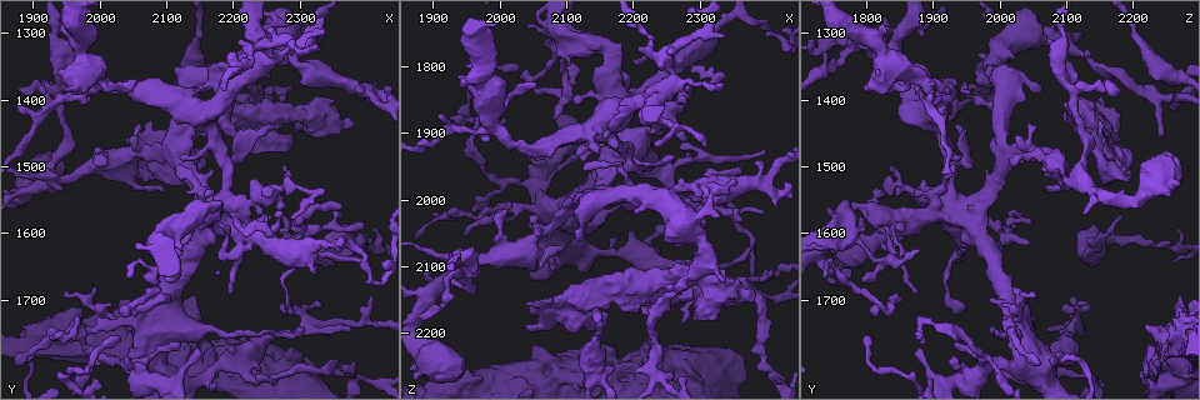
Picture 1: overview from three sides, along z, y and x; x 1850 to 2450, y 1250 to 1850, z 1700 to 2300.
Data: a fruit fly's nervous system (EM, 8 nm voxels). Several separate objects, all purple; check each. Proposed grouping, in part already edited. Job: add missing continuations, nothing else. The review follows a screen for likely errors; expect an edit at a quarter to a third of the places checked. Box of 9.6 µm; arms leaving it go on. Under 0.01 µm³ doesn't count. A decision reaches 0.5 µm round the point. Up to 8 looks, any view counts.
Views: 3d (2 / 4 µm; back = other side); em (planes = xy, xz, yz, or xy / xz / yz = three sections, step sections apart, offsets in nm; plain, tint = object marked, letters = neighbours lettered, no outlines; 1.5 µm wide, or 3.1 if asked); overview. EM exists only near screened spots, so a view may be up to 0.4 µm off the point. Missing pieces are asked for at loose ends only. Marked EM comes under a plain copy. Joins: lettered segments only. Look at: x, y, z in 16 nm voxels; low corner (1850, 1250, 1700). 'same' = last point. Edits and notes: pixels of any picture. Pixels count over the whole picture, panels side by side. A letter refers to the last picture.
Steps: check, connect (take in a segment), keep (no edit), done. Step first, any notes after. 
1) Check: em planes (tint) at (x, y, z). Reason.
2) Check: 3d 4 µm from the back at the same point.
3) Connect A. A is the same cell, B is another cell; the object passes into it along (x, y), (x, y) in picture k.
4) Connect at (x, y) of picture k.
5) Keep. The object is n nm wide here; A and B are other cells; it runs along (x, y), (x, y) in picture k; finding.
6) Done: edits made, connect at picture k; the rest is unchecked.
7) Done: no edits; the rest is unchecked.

Check: 3d 2 µm from the back at (2325, 1705, 2120). Tapers out.

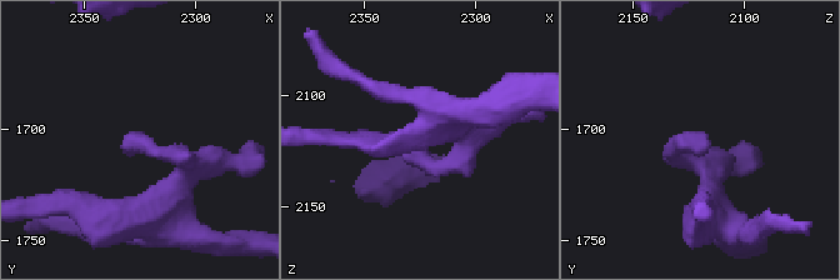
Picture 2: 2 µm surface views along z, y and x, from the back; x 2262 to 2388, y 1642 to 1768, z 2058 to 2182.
Check: em planes (tint) at (2328, 1704, 2116).

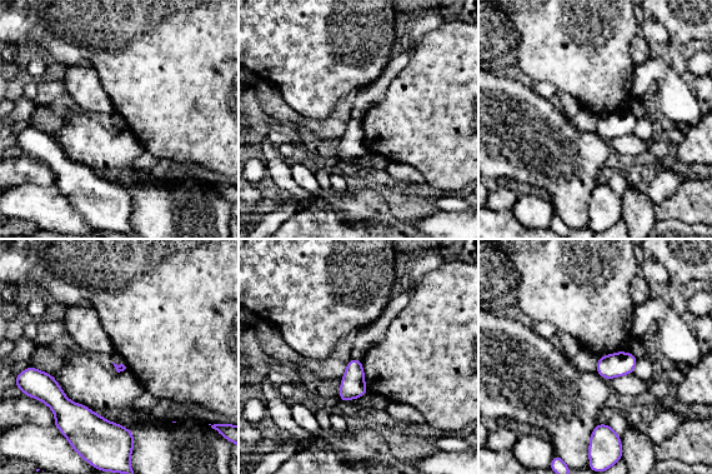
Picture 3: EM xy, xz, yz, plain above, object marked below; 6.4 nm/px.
Check: em planes (letters) at the same point.

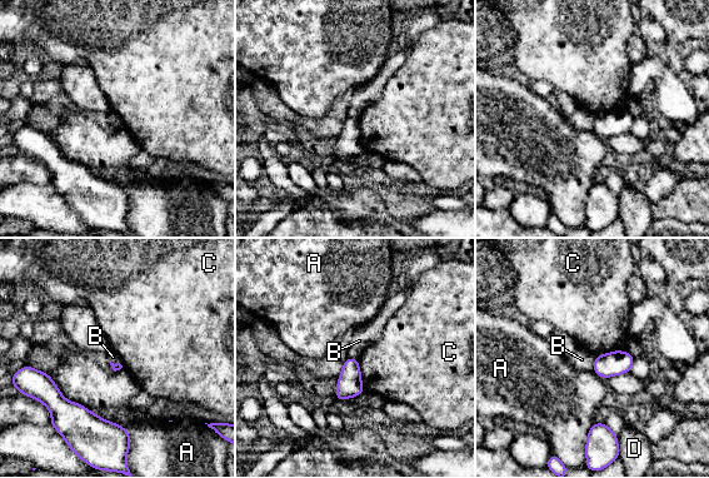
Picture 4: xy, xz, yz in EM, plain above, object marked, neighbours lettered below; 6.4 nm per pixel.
Keep. A, B, C and D are other cells; a border runs along (597, 357), (592, 369) in picture 4; no lettered segment goes on from it.

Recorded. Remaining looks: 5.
Check: em planes (letters) at (2340, 1305, 2120). An open end.

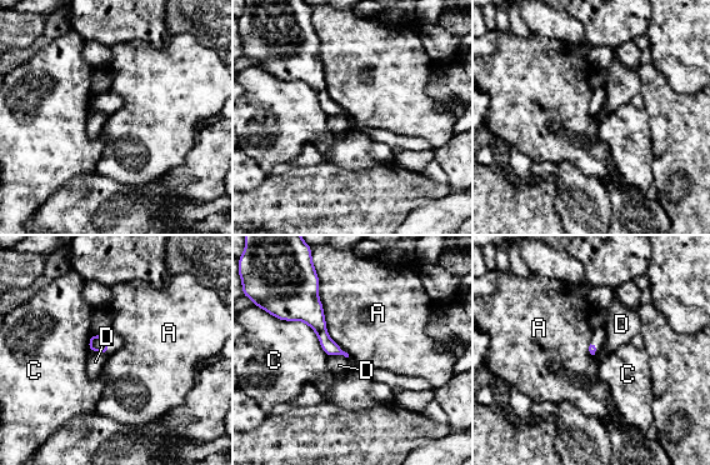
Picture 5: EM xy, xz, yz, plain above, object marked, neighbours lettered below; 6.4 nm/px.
Keep. A, C and D are other cells; a border runs along (316, 276), (325, 330), (349, 355) in picture 5; none of them fits.

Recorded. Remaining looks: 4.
Check: em xy step 4 (tint) at (2000, 1500, 2025). An open end.

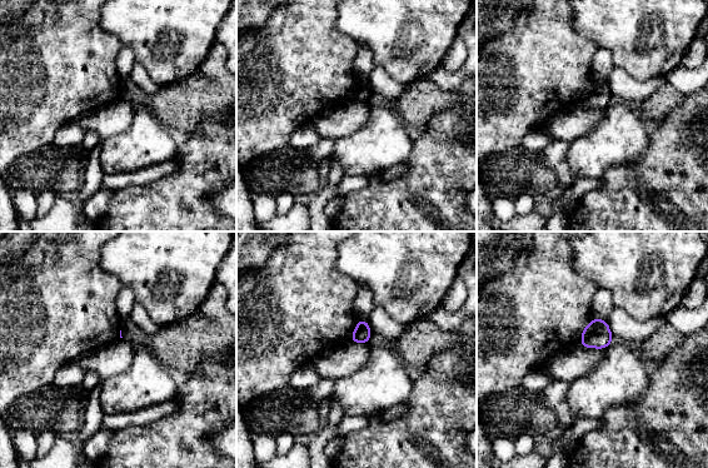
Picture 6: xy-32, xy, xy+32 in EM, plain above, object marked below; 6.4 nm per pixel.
Check: em xy step 4 (letters) at the same point.

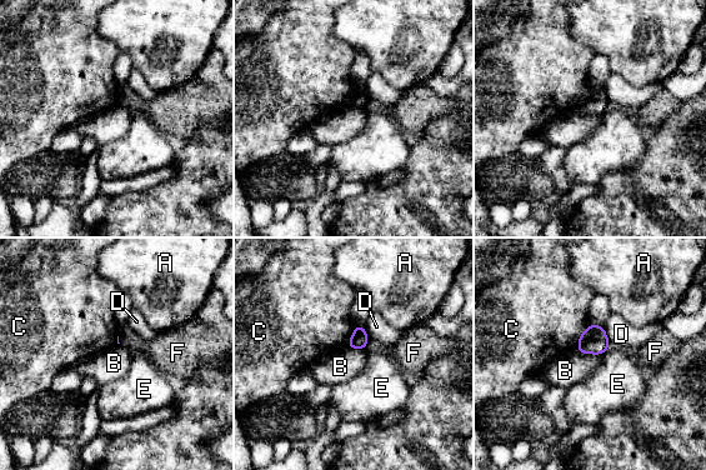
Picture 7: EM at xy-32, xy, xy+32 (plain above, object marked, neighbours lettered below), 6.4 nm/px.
Keep. A, B, C, D, E and F are other cells; a border runs along (611, 346), (601, 355) in picture 7; none of them fits.

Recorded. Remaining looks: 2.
Done: no edits; the rest is unchecked.

